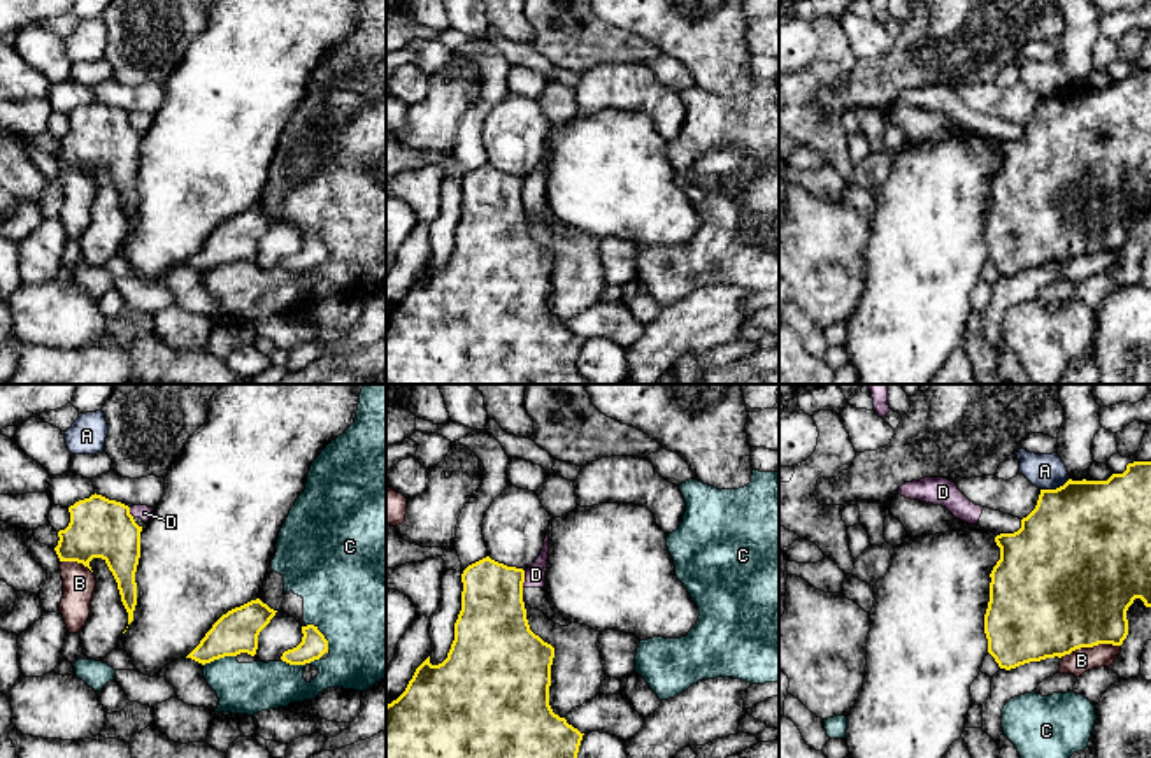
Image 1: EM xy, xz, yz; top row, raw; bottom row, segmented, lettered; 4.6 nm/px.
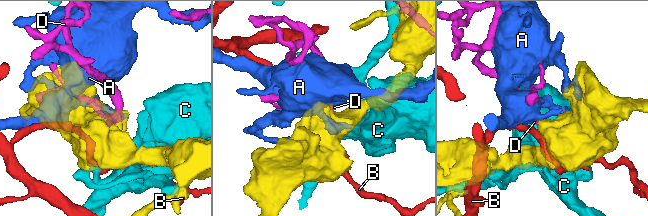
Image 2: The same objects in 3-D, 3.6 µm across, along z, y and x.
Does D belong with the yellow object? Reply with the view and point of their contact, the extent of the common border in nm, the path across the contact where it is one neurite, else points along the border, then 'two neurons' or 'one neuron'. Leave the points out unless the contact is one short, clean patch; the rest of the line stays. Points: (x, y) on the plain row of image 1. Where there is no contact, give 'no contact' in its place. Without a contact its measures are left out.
contact xz (523, 186); length 80 nm; border xz (525, 178), (521, 193); two neurons

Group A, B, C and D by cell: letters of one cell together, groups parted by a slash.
A / B / C / D

